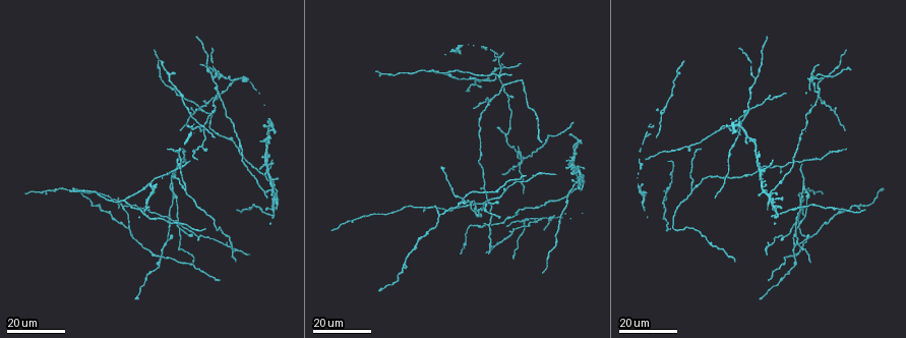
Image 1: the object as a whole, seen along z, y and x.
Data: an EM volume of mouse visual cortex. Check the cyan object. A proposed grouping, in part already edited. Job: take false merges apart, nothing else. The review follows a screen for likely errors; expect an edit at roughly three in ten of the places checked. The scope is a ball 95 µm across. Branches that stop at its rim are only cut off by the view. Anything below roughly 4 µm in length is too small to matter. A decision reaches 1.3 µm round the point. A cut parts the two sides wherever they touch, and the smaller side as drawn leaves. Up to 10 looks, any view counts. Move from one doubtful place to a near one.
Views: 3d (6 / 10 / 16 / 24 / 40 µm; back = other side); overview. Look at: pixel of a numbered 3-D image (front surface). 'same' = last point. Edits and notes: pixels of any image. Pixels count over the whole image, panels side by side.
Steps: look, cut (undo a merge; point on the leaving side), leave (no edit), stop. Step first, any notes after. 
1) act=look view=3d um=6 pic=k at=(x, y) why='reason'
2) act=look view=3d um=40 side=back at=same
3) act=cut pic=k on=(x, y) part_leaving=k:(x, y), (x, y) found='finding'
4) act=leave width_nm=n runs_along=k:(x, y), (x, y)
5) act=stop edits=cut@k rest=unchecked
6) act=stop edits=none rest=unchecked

act=look view=3d um=24 pic=1 at=(661, 150)

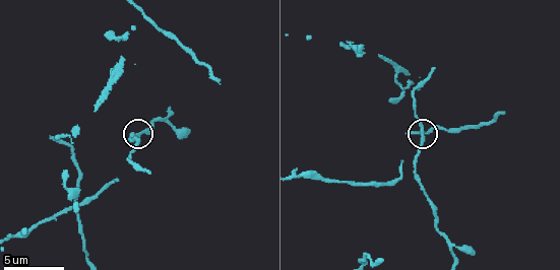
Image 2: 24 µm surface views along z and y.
act=look view=3d um=6 pic=2 at=(137, 141) why='zoom in'

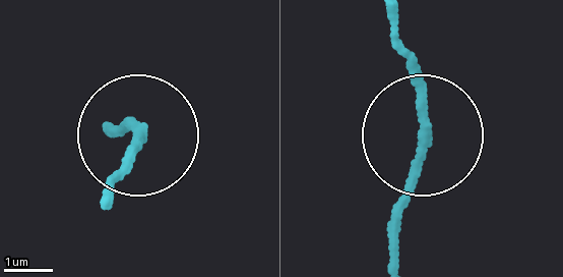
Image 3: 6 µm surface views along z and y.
act=leave found='continuous, no second neuron'

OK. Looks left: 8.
act=look view=3d um=24 pic=1 at=(754, 80) why='a fork'

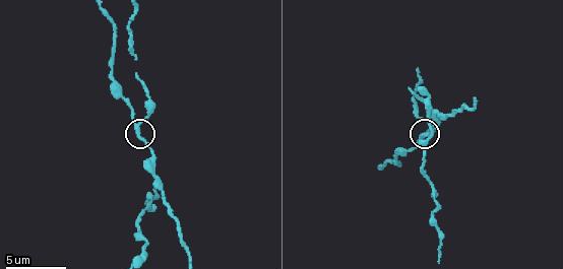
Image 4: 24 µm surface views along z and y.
act=look view=3d um=6 pic=4 at=(139, 125) why='zoom in'

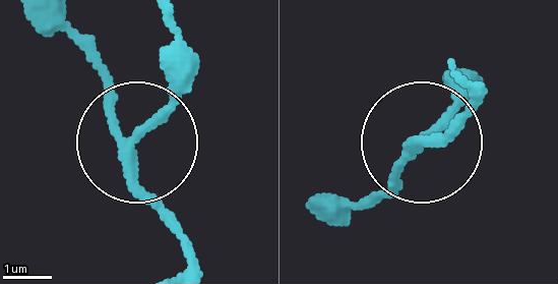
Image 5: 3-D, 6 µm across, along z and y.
act=leave width_nm=200 found='continuous, no second neuron'

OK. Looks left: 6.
act=look view=3d um=24 pic=1 at=(693, 190) why='three arms meet'

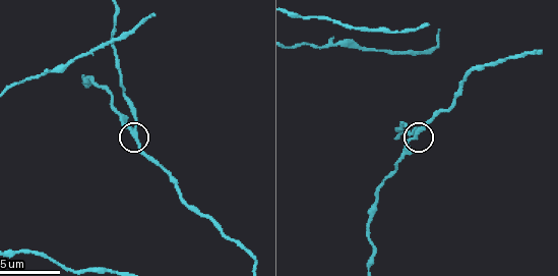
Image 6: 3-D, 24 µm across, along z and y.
act=look view=3d um=6 pic=6 at=(133, 133)

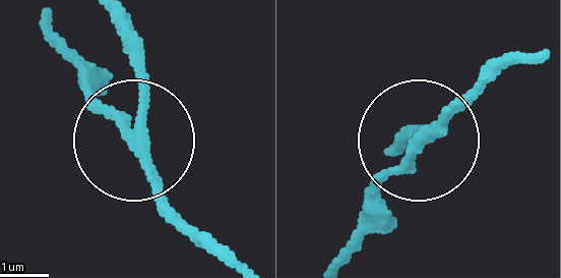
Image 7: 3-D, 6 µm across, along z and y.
act=leave arms=3 runs_along=7:(56, 32), (129, 137), (145, 97), (133, 15) found='all the same neuron'

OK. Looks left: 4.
act=look view=3d um=16 pic=1 at=(481, 158) why='calibre changes'

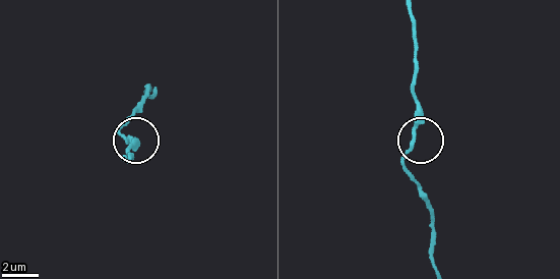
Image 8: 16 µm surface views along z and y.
act=look view=3d um=10 pic=8 at=(414, 135) why='closer look'

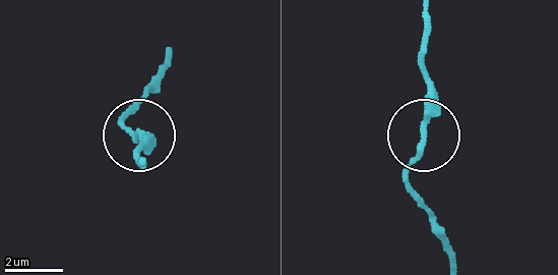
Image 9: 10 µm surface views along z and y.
act=leave runs_along=9:(427, 10), (427, 120), (406, 178), (411, 190) found='one neuron here'

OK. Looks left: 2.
act=look view=3d um=24 pic=1 at=(124, 208)

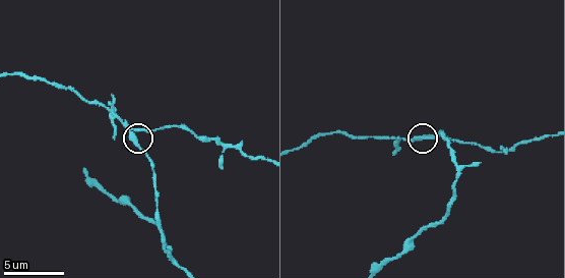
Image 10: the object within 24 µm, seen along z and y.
act=look view=3d um=6 pic=10 at=(133, 134) why='closer look'

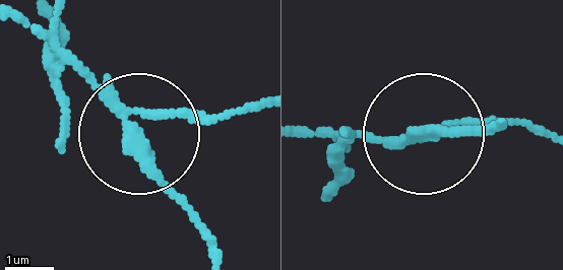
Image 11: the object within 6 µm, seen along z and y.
act=cut pic=11 on=(57, 141) width_nm=230 part_leaving=11:(131, 120), (260, 108) found='two neurons meet here'

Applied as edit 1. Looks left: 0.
act=stop edits=cut@11 rest=unchecked

